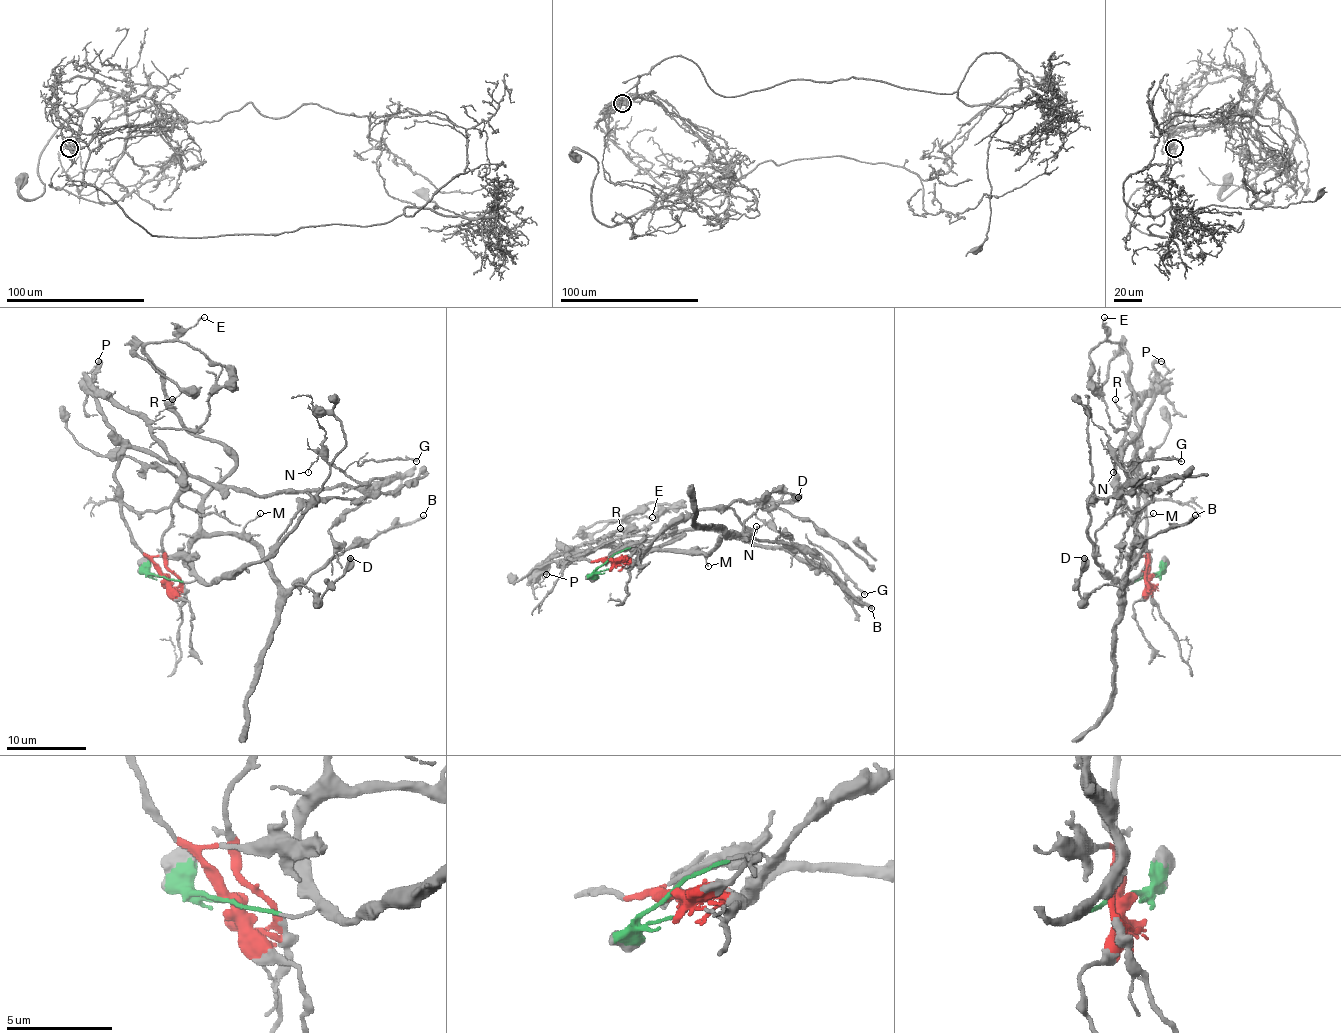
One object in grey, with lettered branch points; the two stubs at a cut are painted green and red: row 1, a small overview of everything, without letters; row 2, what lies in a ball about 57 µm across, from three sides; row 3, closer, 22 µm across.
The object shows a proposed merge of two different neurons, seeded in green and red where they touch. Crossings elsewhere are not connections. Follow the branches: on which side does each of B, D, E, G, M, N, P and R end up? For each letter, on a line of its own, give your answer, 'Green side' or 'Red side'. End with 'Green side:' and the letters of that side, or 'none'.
B: Green side
D: Green side
E: Green side
G: Red side
M: Green side
N: Red side
P: Red side
R: Red side
Green side: B, D, E, M

